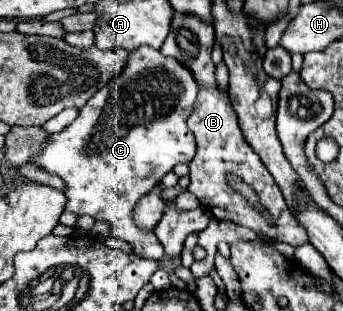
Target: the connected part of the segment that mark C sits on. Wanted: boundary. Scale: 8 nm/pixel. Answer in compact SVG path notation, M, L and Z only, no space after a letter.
M143 45L129 53L123 71L87 101L87 105L79 111L79 117L69 127L51 135L49 145L35 159L35 165L49 173L57 173L65 181L65 211L89 215L95 221L107 221L113 235L129 243L135 255L161 261L165 257L161 243L155 239L155 233L135 225L133 209L137 201L151 193L153 187L161 183L163 175L167 175L177 163L189 163L193 159L197 145L191 129L187 127L187 117L195 107L197 93L199 85L187 67L183 67L177 59L163 57L157 49Z

